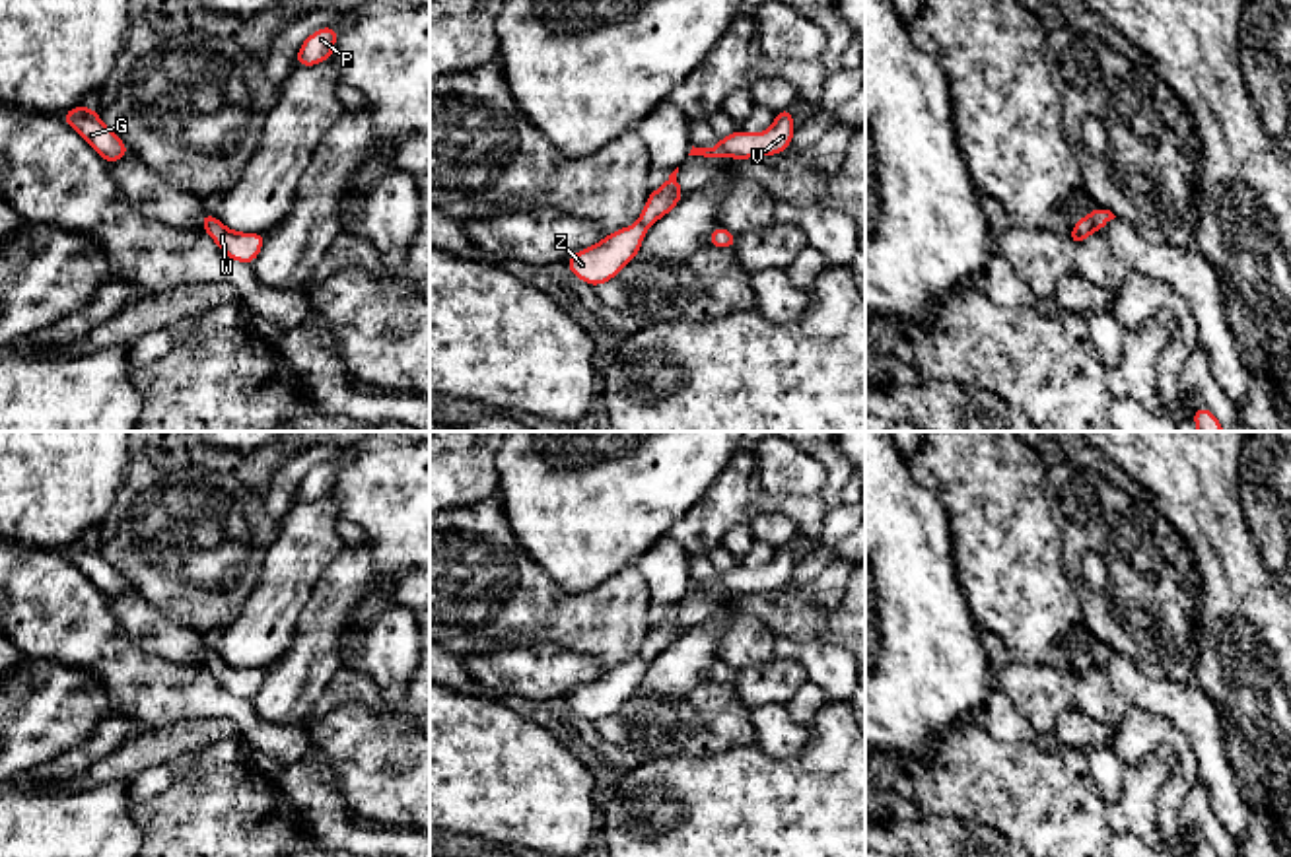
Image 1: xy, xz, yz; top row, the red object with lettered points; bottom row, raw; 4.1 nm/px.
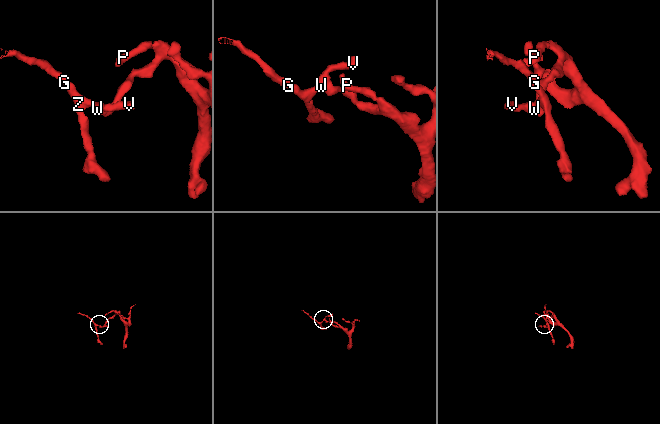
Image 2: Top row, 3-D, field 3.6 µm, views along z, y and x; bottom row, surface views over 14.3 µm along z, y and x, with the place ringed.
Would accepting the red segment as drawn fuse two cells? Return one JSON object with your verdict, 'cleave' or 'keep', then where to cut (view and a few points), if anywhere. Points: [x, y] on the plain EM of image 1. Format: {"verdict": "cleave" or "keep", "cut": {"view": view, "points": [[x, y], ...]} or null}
{"verdict": "cleave", "cut": {"view": "yz", "points": [[1089, 650], [1097, 665]]}}

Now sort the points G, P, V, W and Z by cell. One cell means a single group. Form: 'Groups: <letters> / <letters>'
Groups: G Z / P V W

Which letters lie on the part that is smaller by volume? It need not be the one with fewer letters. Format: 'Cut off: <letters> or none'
Cut off: G, Z

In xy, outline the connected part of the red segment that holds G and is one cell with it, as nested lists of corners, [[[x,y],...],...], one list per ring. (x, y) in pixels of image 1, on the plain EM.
[[[78,540],[60,552],[109,599],[109,602],[130,587],[89,540]]]

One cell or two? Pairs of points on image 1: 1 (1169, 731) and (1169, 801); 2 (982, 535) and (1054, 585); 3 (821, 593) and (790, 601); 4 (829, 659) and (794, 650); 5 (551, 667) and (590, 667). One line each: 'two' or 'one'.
1: one
2: one
3: one
4: one
5: one

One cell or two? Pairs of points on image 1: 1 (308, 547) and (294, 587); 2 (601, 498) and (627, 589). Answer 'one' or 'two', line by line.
1: one
2: two

